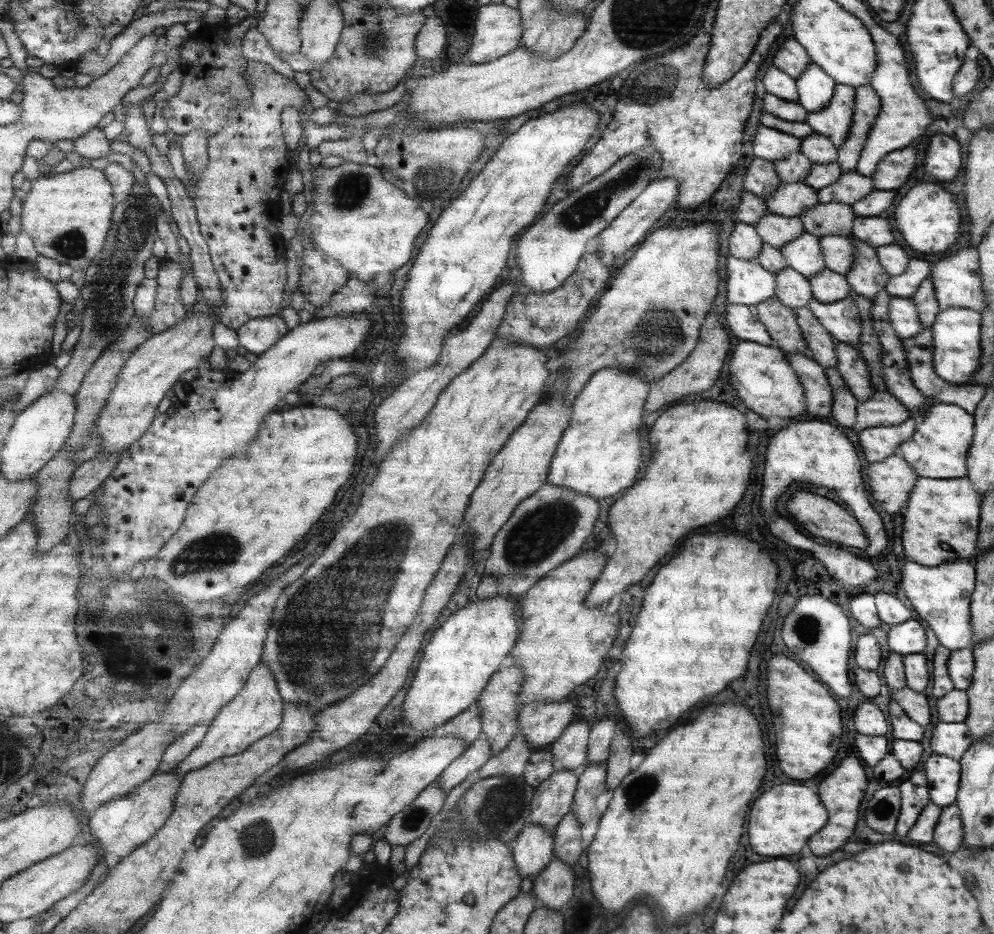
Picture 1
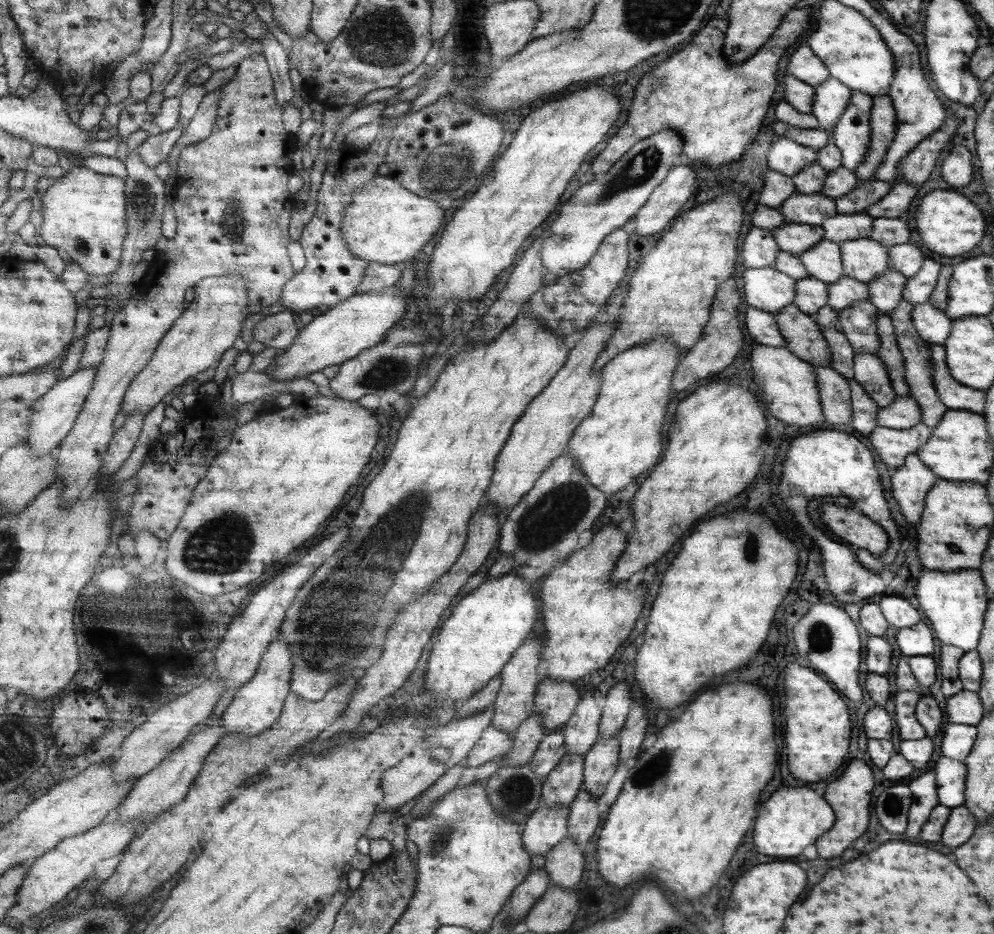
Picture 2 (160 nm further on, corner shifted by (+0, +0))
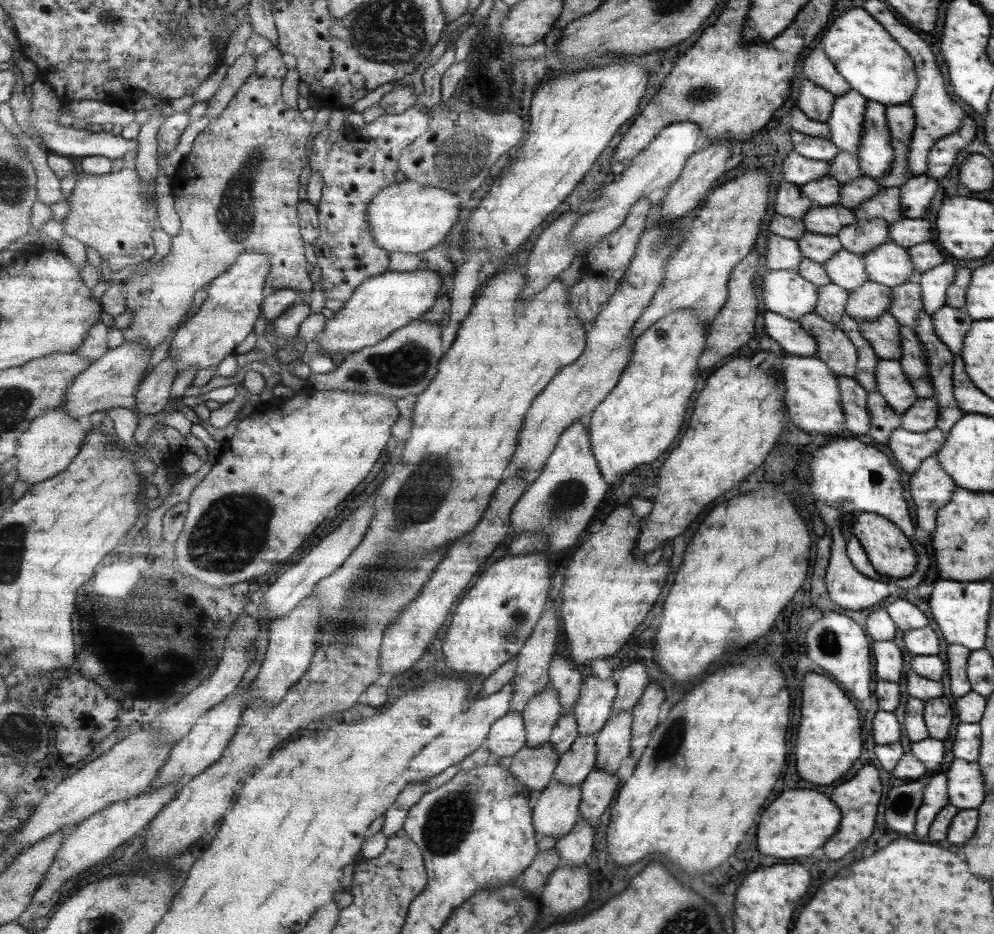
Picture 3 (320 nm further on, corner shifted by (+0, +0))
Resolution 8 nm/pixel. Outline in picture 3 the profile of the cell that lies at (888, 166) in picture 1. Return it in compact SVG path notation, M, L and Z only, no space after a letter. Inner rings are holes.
M963 117L957 132L940 138L933 143L928 156L927 176L938 181L957 164L957 156L976 138L977 125L971 117Z

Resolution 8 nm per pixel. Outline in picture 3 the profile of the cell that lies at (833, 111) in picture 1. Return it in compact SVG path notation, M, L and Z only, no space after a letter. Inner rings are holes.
M874 101L865 106L861 144L853 152L859 161L862 176L878 180L888 174L894 157L885 118L885 107Z

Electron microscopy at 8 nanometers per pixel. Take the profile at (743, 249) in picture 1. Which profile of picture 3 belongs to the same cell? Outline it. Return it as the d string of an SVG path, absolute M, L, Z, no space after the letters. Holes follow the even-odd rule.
M771 233L767 237L765 266L770 270L796 270L804 257L799 252L797 241Z

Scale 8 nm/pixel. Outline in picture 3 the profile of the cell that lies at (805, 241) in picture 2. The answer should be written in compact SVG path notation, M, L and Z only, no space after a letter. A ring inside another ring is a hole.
M806 232L796 241L801 255L819 264L825 264L830 258L837 255L837 252L842 250L837 235Z

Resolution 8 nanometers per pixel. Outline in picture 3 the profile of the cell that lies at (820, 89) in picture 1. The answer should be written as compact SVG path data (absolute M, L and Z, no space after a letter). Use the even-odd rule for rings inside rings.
M856 90L834 96L832 114L826 121L830 141L841 152L856 152L861 144L865 106L868 100Z

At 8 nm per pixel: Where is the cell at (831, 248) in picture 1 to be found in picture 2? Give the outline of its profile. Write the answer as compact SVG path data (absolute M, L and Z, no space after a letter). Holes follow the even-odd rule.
M854 238L840 242L838 246L844 264L844 276L859 282L871 282L891 266L888 248L871 238Z

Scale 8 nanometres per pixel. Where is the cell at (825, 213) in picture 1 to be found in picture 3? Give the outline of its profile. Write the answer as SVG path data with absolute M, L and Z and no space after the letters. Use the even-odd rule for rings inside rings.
M880 218L856 220L849 226L844 226L837 236L842 250L857 256L864 256L880 244L891 240L888 223Z

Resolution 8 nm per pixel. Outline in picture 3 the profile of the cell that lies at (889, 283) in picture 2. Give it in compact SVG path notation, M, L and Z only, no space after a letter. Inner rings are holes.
M910 279L899 286L893 286L892 296L887 313L893 315L898 323L913 330L918 314L924 310L918 280Z

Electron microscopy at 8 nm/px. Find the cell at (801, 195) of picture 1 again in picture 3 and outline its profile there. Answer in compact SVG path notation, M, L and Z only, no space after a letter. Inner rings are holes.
M839 204L831 206L812 205L802 218L802 225L813 234L837 235L844 226L855 222L852 212Z

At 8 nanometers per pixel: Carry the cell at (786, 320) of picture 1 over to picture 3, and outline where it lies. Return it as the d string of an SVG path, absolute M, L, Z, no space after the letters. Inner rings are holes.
M815 313L795 320L817 341L816 356L838 376L856 379L857 353L852 340L839 326Z

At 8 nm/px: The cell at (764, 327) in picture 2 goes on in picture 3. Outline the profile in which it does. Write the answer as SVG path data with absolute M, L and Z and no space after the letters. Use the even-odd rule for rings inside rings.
M767 310L763 317L766 334L775 340L786 354L816 356L817 341L799 322Z

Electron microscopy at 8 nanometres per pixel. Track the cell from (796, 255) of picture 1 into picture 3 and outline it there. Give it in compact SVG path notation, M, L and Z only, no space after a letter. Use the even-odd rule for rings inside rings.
M841 250L830 258L824 266L830 282L844 287L848 292L868 281L868 271L865 270L864 259L861 256Z

